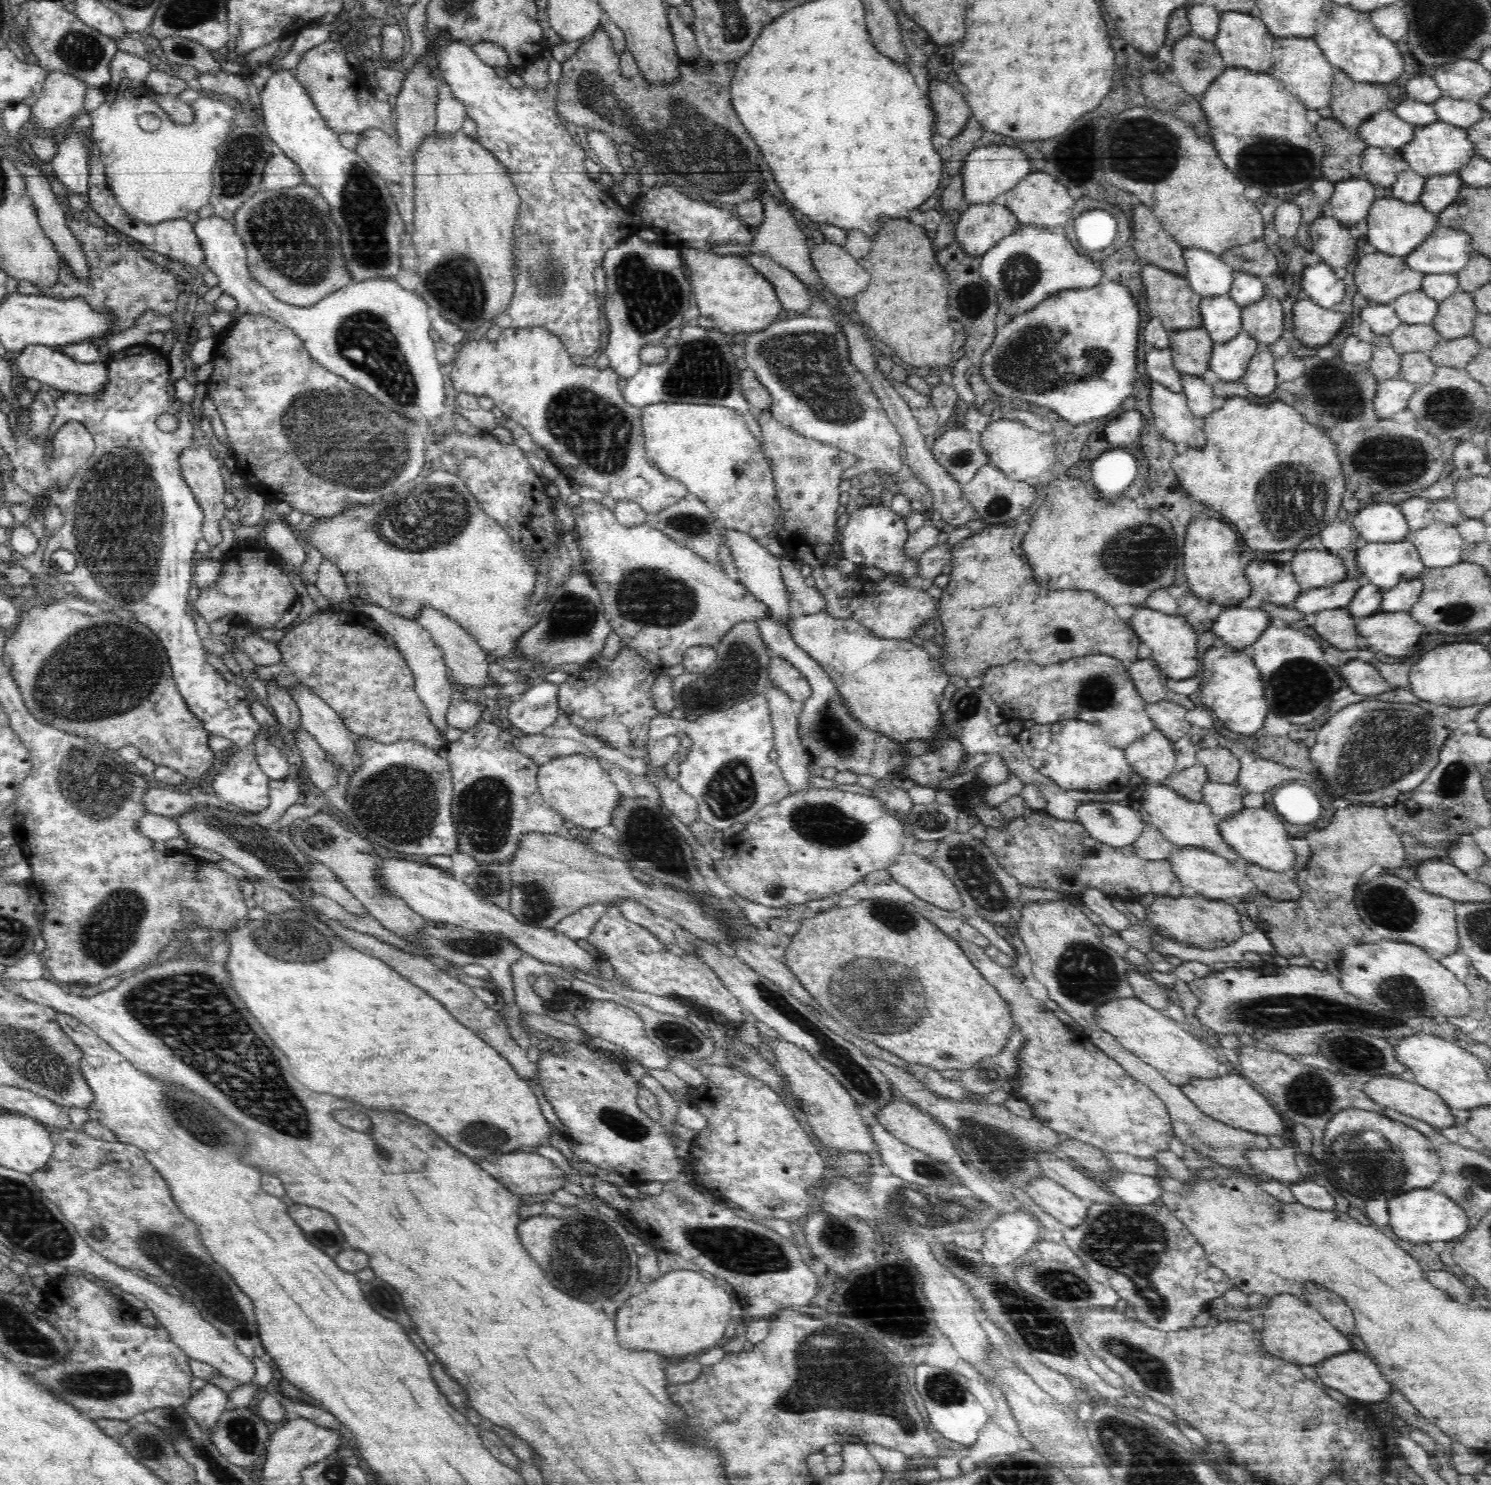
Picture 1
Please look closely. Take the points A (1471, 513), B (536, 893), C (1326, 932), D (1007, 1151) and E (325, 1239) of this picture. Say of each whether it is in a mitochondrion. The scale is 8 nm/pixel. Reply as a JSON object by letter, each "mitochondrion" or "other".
{"A":"other","B":"mitochondrion","C":"other","D":"mitochondrion","E":"mitochondrion"}

